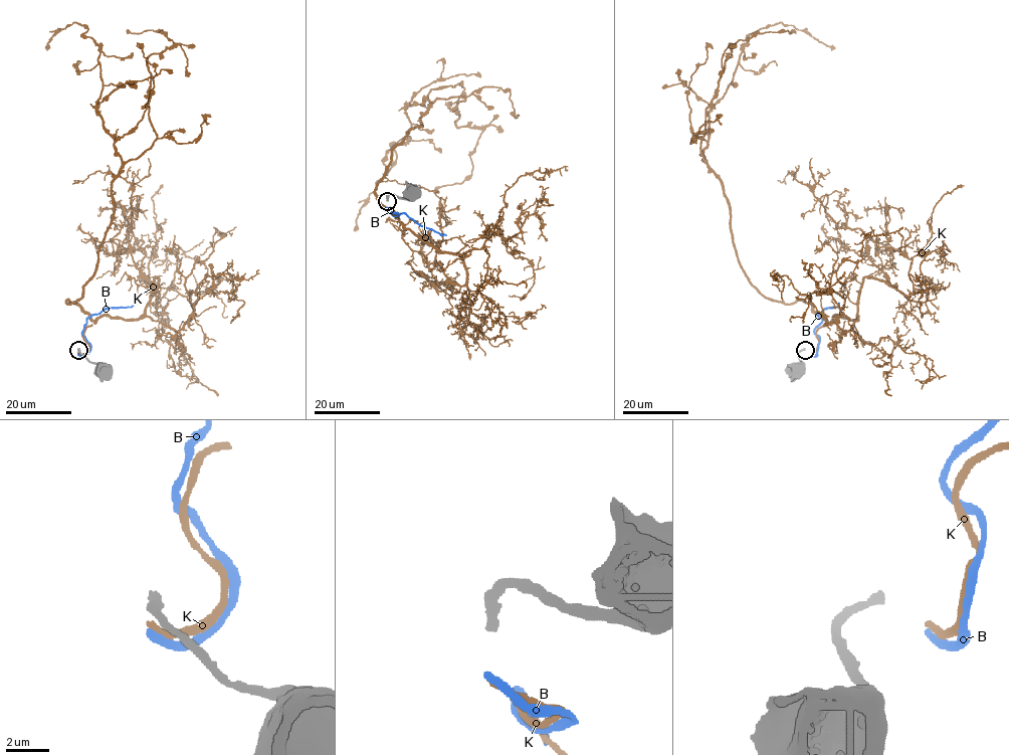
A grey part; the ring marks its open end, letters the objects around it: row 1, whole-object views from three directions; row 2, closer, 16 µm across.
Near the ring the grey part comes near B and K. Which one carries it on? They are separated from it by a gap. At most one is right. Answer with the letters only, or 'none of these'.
K

